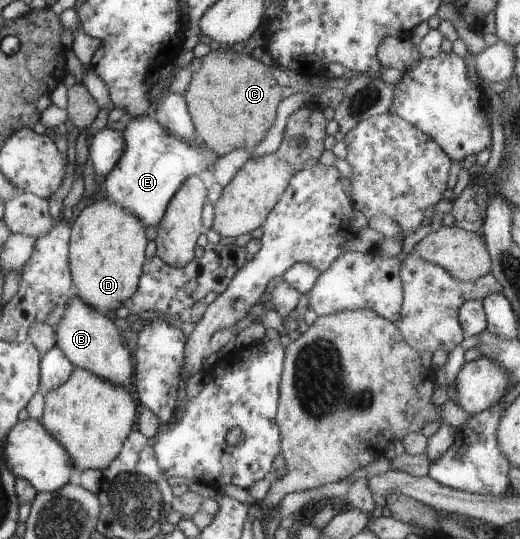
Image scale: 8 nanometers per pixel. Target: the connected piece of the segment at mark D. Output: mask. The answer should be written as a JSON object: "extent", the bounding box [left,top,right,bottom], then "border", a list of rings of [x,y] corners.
{"extent":[68,198,147,315],"border":[[[93,198],[82,203],[69,221],[70,241],[68,242],[68,262],[71,285],[74,293],[88,306],[106,315],[122,307],[122,302],[130,298],[136,290],[138,276],[145,260],[144,249],[147,244],[145,227],[142,222],[126,212],[122,206],[110,202],[108,198]]]}

